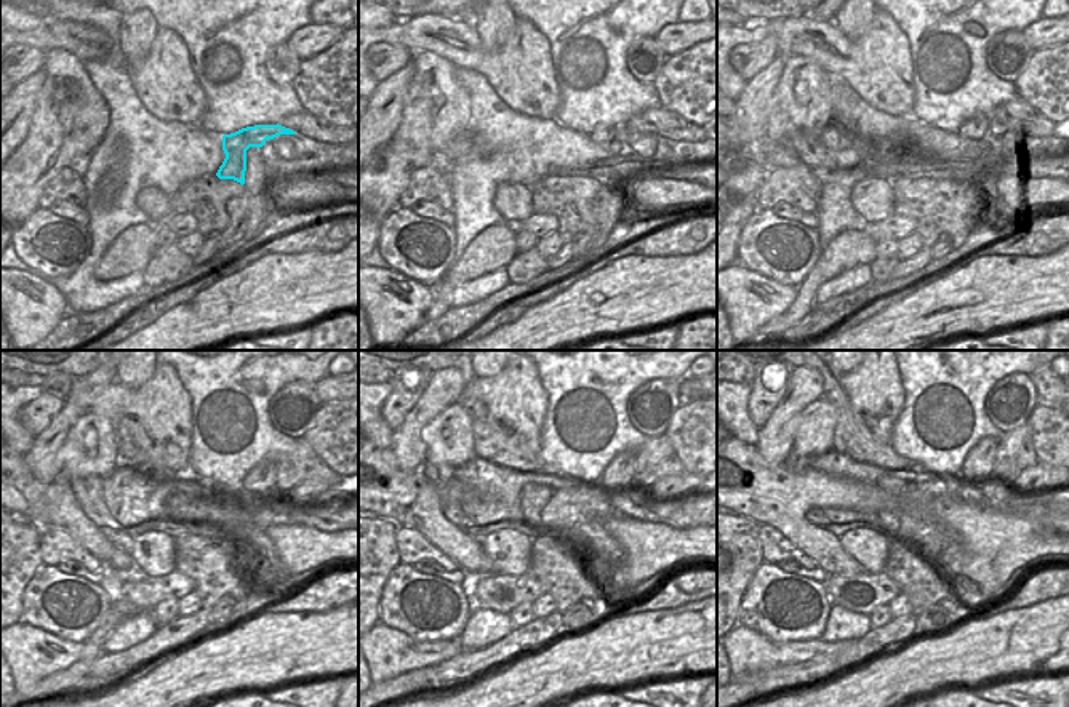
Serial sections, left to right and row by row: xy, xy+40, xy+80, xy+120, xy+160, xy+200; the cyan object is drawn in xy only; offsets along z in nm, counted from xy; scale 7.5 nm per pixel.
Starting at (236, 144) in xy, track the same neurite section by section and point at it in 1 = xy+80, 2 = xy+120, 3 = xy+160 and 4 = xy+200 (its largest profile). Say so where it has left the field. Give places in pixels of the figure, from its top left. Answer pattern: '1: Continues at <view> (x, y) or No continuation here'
1: Continues at xy+80 (976, 128)
2: Continues at xy+120 (261, 479)
3: Continues at xy+160 (621, 469)
4: Continues at xy+200 (978, 464)

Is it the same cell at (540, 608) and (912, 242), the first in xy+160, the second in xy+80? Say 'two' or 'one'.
one

